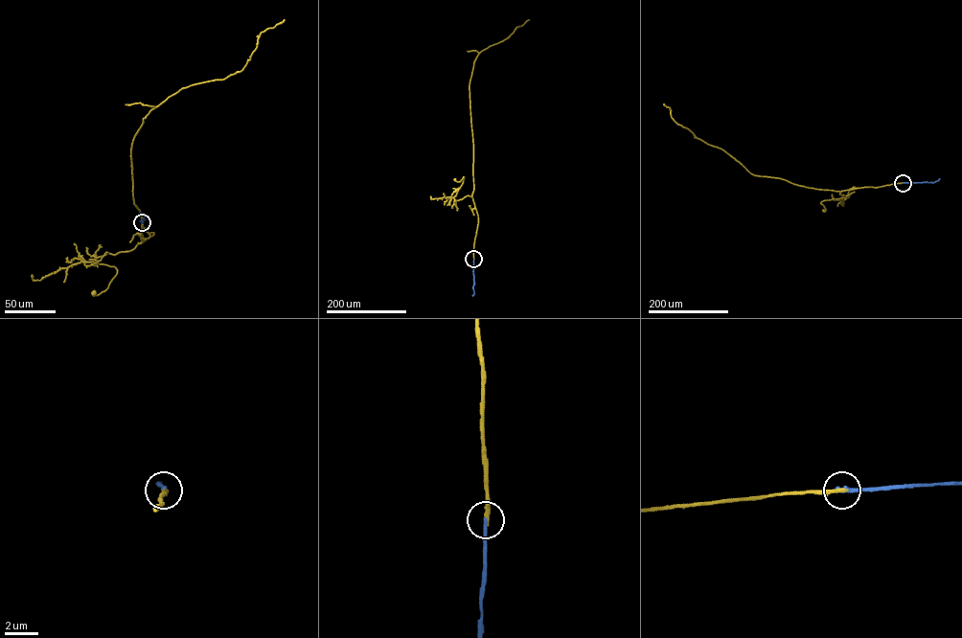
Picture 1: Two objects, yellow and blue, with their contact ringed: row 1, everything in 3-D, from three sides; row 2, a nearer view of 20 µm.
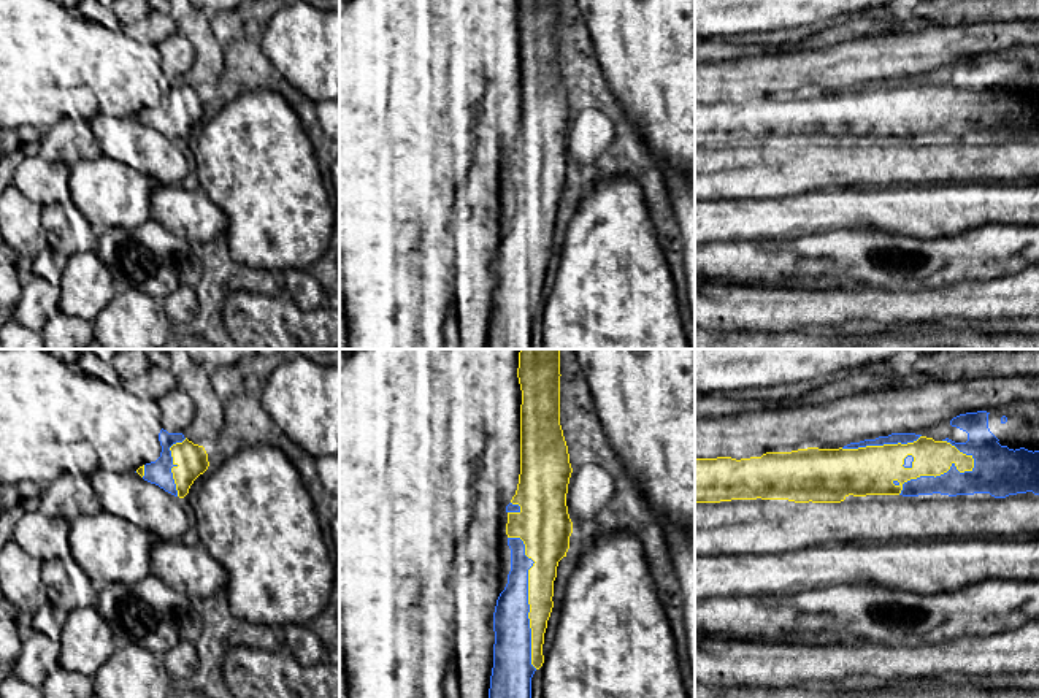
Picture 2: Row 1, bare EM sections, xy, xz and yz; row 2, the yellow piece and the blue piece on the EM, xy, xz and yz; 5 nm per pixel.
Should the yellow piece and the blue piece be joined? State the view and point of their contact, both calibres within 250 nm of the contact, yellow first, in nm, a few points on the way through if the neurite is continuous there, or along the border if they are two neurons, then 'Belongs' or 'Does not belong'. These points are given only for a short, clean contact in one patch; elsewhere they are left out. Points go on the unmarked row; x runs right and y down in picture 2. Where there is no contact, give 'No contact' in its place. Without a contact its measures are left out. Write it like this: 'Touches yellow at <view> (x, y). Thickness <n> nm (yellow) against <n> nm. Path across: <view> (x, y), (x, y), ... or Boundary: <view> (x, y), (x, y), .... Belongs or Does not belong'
Touches yellow at yz (936, 119). Thickness 180 nm (yellow) against 160 nm. Belongs

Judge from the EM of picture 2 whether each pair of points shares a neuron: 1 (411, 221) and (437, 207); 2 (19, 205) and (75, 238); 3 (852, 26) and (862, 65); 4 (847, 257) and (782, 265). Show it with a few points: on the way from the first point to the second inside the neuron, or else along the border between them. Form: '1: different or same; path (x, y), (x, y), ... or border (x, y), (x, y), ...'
1: different; border (427, 176), (427, 224), (440, 248)
2: different; border (16, 189), (40, 207), (48, 245)
3: different; border (885, 32), (847, 38), (819, 48)
4: same; path (831, 264), (798, 264)

